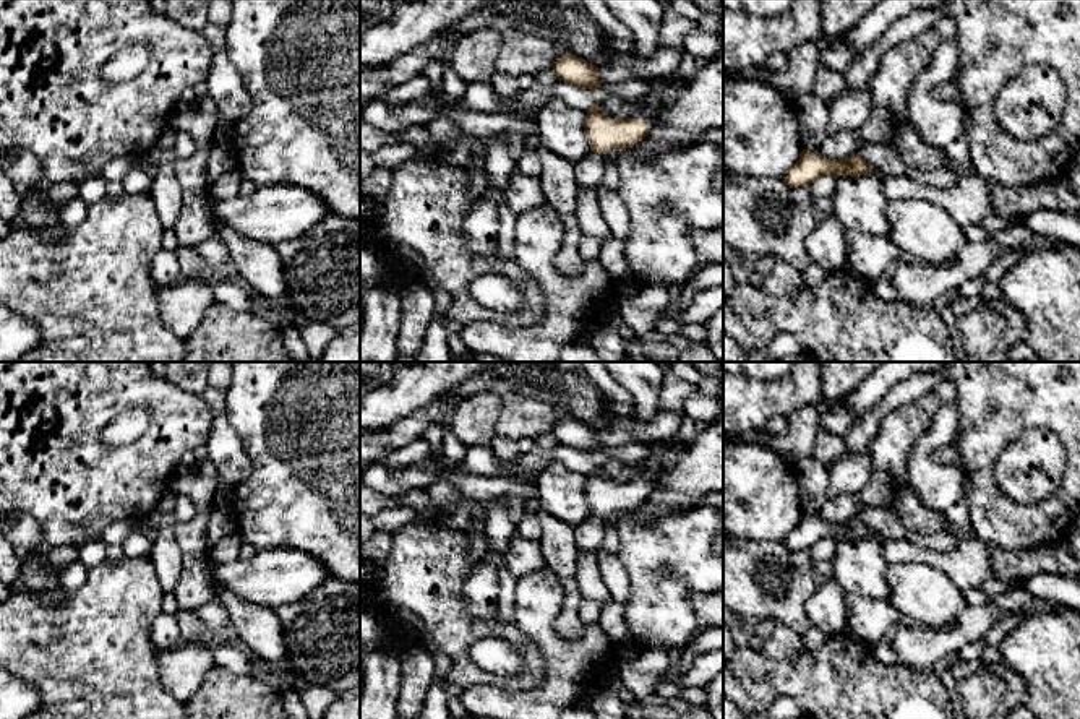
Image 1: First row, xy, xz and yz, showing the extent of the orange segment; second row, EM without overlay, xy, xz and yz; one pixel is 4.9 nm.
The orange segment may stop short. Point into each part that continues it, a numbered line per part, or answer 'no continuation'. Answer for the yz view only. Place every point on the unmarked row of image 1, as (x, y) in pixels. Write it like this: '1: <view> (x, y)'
no continuation

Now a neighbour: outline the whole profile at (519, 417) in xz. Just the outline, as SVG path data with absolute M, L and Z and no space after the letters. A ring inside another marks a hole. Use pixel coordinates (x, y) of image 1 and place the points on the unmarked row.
M508 391L501 396L495 437L512 441L537 438L553 433L556 422L563 417L571 417L571 411L563 404L543 403Z

